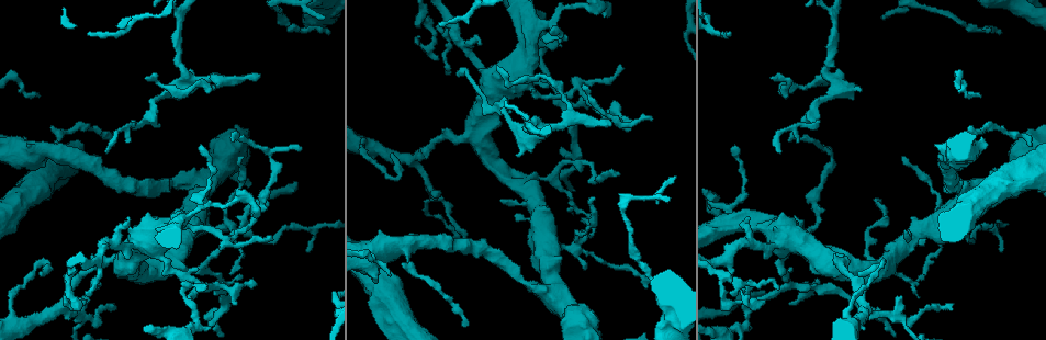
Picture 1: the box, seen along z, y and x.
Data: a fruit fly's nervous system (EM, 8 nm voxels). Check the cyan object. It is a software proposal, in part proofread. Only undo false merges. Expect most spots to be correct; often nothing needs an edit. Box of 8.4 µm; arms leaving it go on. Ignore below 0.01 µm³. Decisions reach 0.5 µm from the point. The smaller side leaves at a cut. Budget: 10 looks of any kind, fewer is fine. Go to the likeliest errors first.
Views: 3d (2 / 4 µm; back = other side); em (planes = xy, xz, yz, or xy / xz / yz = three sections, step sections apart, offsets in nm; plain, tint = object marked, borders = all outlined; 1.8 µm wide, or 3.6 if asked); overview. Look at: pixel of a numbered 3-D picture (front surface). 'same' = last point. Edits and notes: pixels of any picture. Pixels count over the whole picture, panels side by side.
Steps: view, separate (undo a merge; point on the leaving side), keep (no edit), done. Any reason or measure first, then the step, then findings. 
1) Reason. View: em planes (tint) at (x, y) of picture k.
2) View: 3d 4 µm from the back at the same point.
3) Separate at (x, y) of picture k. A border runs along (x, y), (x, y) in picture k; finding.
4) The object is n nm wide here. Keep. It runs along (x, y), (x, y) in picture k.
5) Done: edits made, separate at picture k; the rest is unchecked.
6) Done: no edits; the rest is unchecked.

Arms part here. View: em 3.6 µm xz step 8 (tint) at (570, 119) of picture 1.

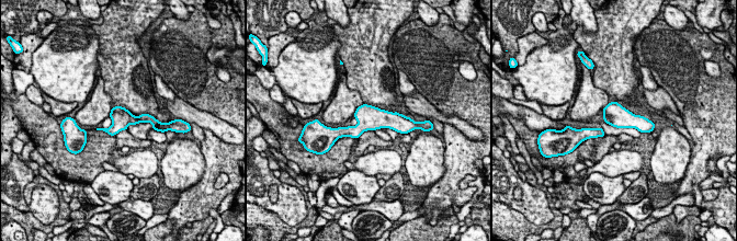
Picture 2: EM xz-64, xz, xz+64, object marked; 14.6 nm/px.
View: em 3.6 µm planes (tint) at the same point.

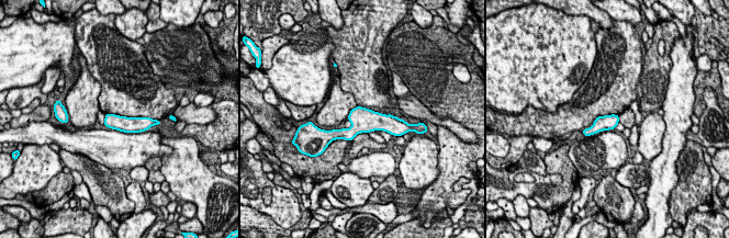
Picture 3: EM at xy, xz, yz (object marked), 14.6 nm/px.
Keep. It runs along (148, 121), (145, 123), (107, 123) in picture 3; continuous, no second neuron.

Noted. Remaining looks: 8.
Side arm on a straight run. View: 3d 4 µm at (445, 20) of picture 1.

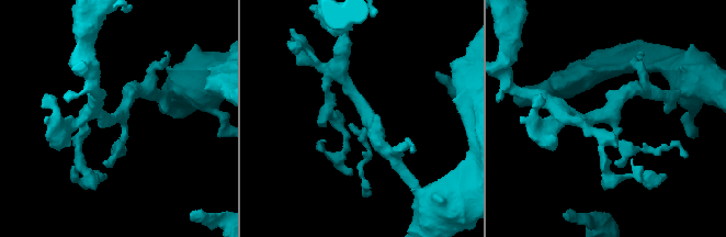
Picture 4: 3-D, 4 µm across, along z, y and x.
Now the EM. View: em planes (tint) at (367, 116) of picture 4.

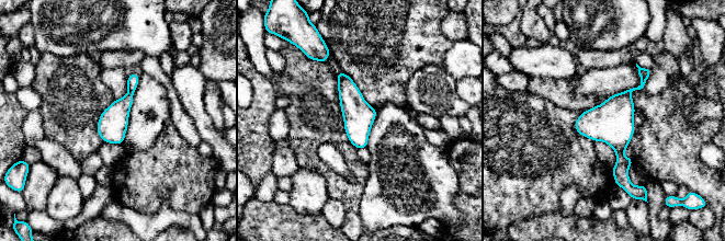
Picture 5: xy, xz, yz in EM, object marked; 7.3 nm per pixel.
The object is 220 nm wide here. Keep. Continuous, no second neuron.

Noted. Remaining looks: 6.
View: 3d 2 µm at (433, 194) of picture 1.

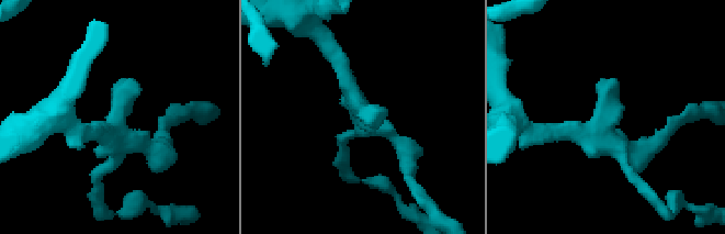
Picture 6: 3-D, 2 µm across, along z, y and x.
View: em planes (tint) at (364, 113) of picture 6.

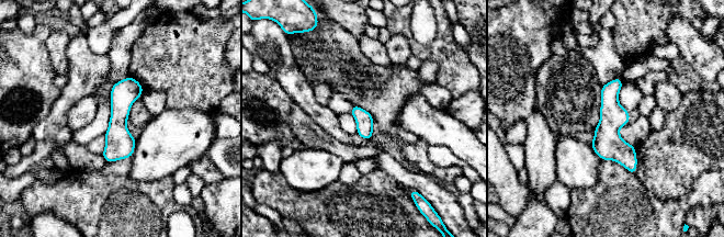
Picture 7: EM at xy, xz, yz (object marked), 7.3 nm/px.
Keep. It runs along (618, 80), (611, 143), (633, 170) in picture 7; continuous, no second neuron.

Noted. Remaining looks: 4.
A fork. View: em planes (plain) at (200, 282) of picture 1.

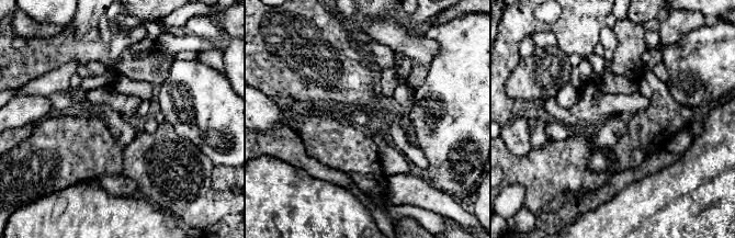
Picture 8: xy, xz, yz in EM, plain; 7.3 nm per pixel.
View: em planes (tint) at the same point.

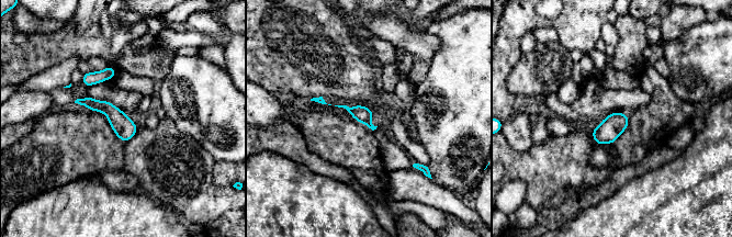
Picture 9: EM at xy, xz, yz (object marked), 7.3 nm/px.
Keep. It runs along (80, 101), (105, 106), (133, 131) in picture 9; one neuron here.

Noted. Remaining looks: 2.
Done: no edits; the rest is unchecked.

